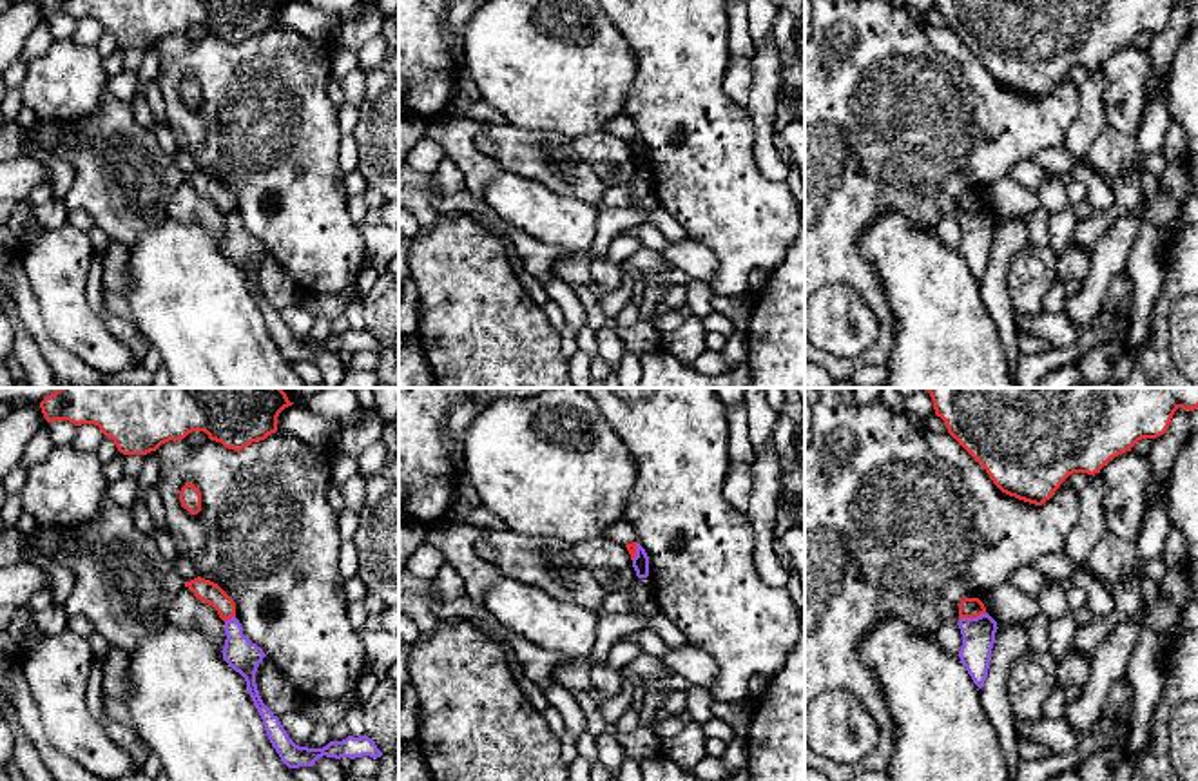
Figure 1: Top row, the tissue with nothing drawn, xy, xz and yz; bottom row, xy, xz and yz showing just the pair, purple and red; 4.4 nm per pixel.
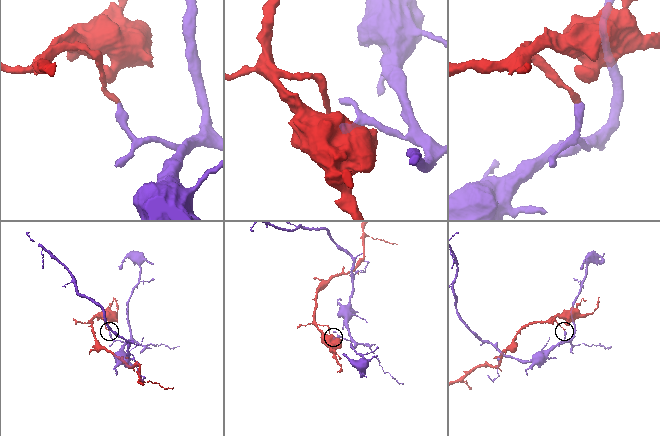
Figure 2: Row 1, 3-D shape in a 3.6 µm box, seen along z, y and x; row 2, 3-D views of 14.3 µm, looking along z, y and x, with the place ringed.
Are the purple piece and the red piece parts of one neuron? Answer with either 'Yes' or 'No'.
No

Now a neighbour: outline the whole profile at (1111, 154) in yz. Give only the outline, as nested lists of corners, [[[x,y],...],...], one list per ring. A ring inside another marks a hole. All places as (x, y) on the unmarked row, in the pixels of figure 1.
[[[1107,127],[1104,134],[1095,140],[1086,156],[1087,165],[1106,183],[1131,170],[1138,159],[1136,134],[1122,134],[1113,127]]]

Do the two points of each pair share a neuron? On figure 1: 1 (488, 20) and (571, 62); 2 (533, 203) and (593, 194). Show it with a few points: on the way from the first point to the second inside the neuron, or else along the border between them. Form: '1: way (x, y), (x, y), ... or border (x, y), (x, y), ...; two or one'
1: way (508, 40), (530, 55), (551, 58); one
2: border (535, 180), (564, 196), (582, 198), (598, 209); two

